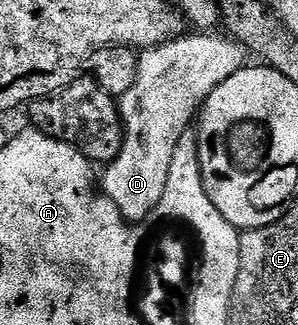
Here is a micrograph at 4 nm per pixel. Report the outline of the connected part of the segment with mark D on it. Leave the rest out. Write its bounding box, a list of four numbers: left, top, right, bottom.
[103,33,250,221]

